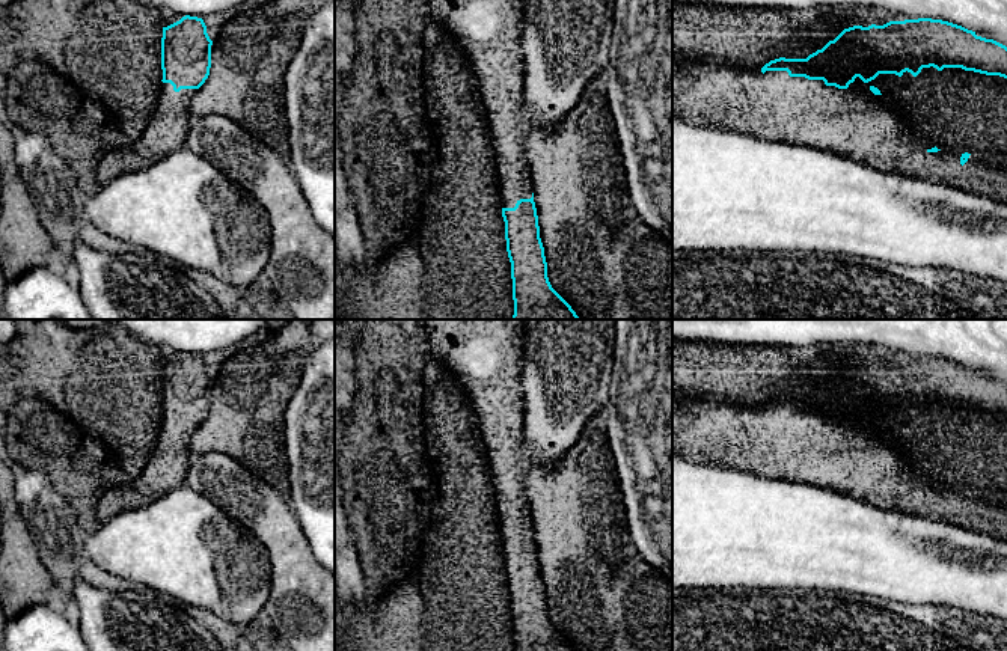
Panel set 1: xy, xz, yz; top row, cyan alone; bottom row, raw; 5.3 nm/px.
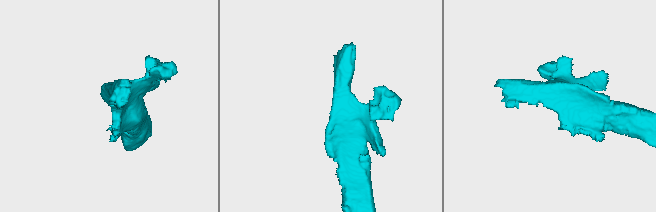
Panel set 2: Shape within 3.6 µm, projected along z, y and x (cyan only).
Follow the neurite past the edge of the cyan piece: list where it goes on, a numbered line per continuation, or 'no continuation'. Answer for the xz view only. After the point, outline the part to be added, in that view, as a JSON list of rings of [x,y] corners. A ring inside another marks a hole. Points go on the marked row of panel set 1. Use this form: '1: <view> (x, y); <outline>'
1: xz (487, 30); [[[428,0],[428,14],[457,39],[476,75],[494,146],[502,208],[532,197],[526,143],[534,119],[522,105],[522,8],[523,0]]]

